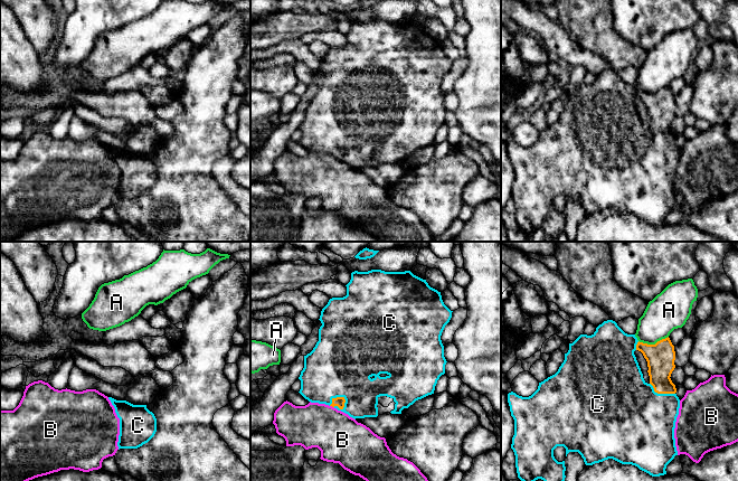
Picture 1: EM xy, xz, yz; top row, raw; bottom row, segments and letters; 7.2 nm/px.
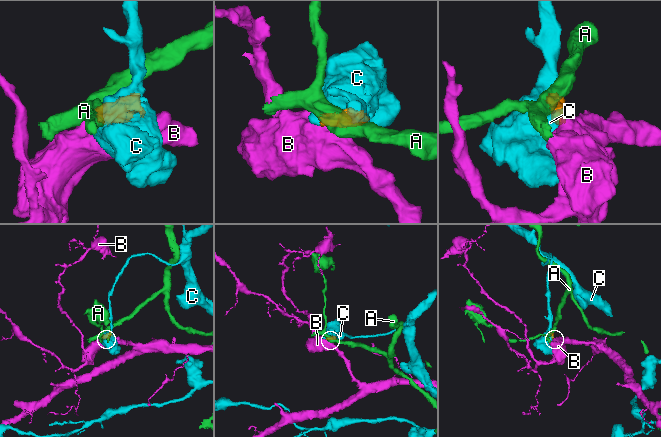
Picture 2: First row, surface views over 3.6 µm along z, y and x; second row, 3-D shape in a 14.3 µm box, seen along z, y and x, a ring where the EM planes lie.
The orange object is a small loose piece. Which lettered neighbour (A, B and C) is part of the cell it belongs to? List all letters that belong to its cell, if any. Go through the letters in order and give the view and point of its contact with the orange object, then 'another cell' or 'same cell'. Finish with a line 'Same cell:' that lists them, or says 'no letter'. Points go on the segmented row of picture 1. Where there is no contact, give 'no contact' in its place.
A: yz (653, 345) | another cell
B: xz (332, 406) | another cell
C: xz (337, 397) | same cell
Same cell: C

